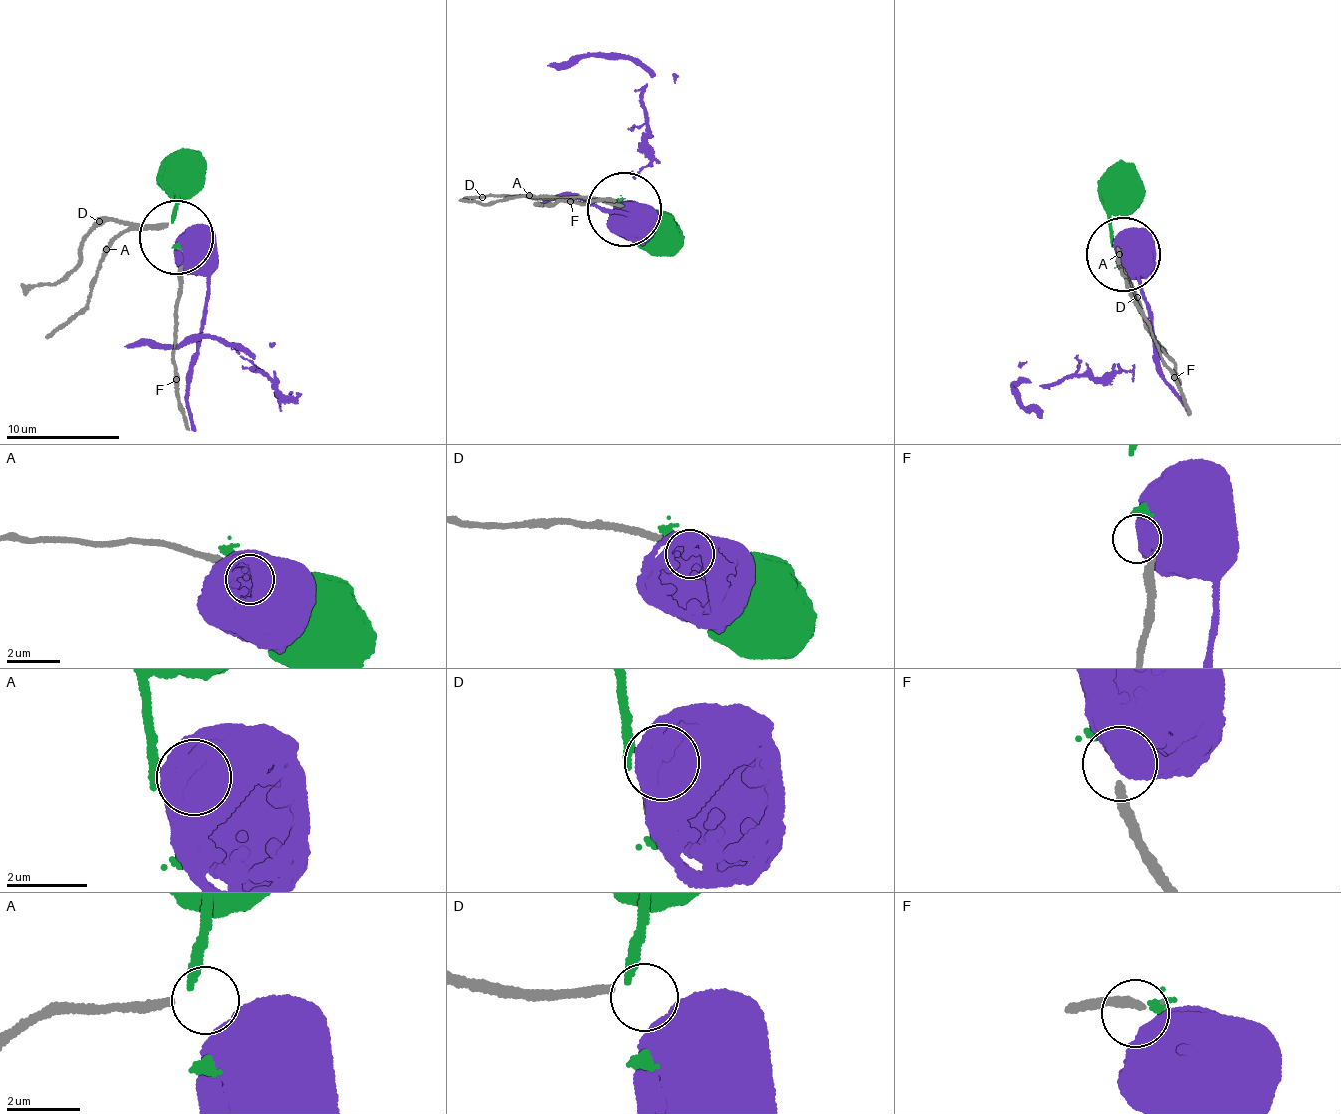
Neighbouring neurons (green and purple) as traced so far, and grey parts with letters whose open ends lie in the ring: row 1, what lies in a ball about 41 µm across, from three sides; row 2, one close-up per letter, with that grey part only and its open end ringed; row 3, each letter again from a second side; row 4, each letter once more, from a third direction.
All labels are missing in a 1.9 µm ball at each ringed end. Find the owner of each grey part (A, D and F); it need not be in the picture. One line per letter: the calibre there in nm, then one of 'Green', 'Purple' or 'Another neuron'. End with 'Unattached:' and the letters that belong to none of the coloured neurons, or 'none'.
A: Thickness 240 nm. Another neuron
D: Thickness 240 nm. Another neuron
F: Thickness 40 nm. Green
Unattached: A, D

